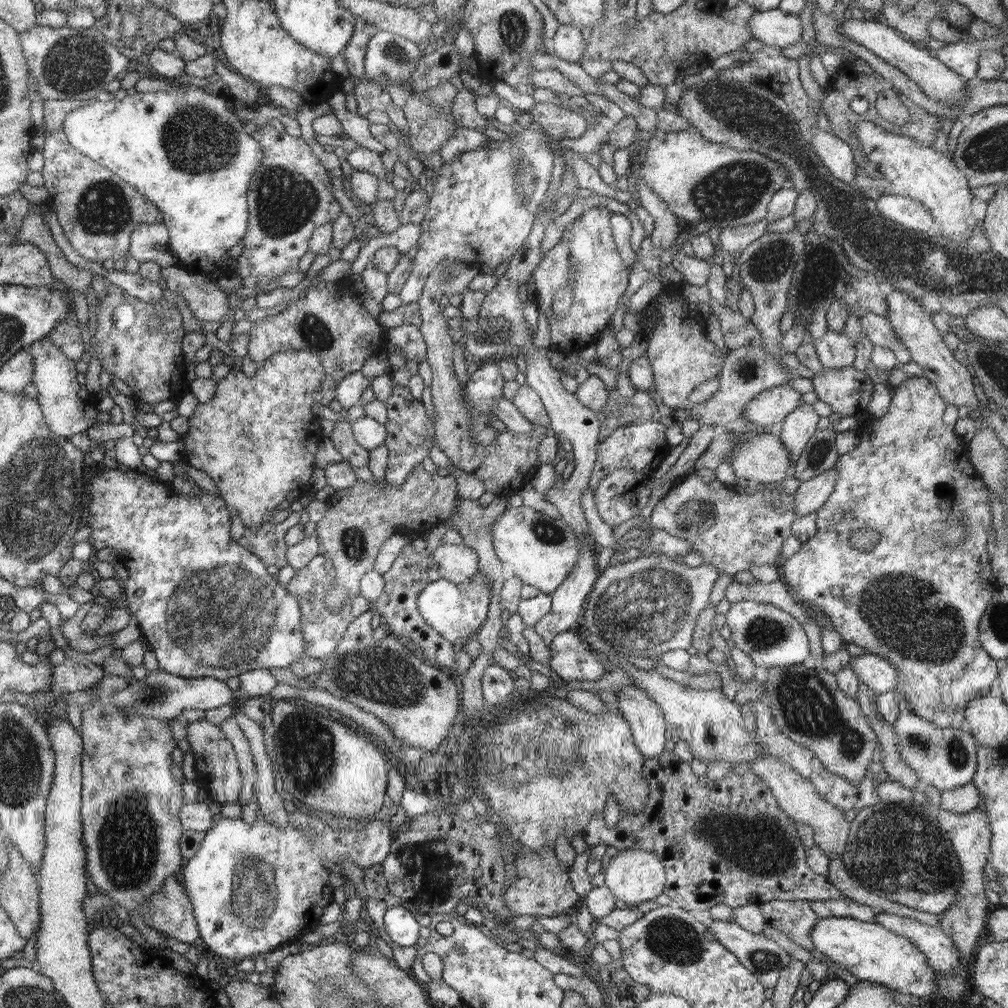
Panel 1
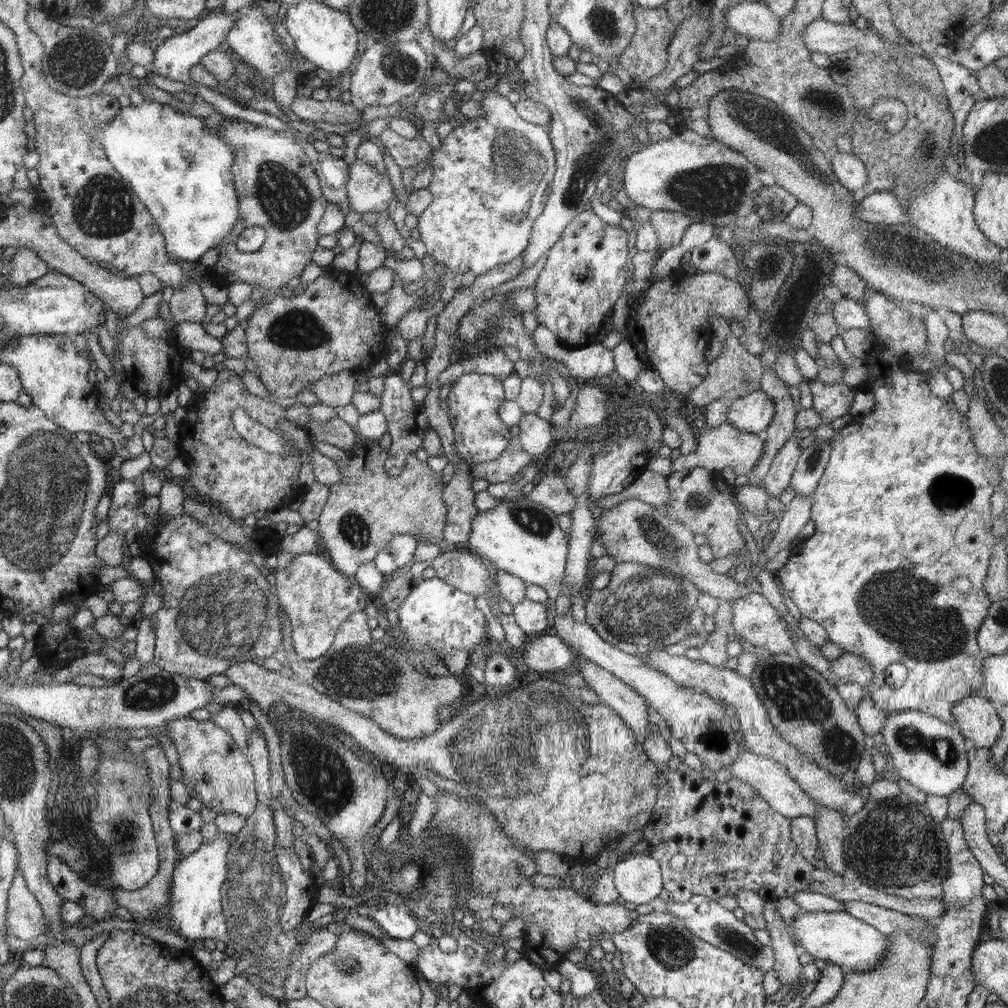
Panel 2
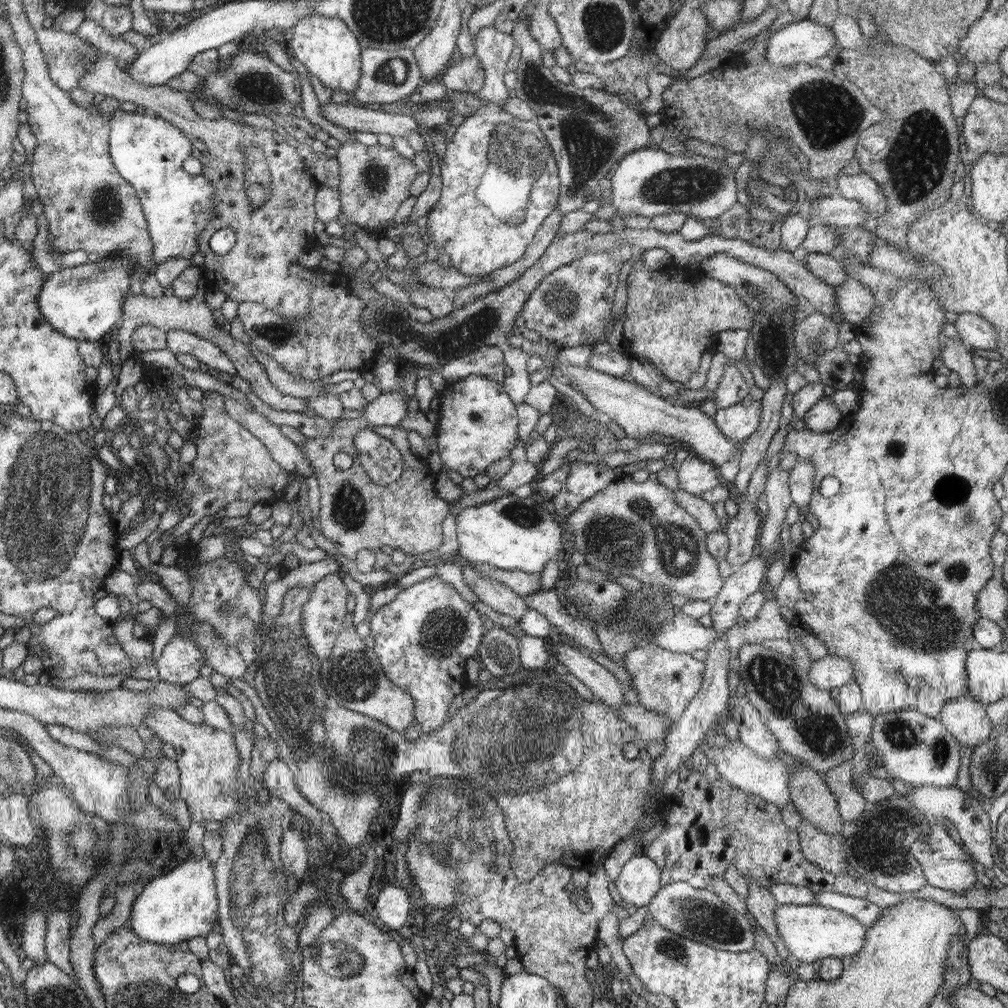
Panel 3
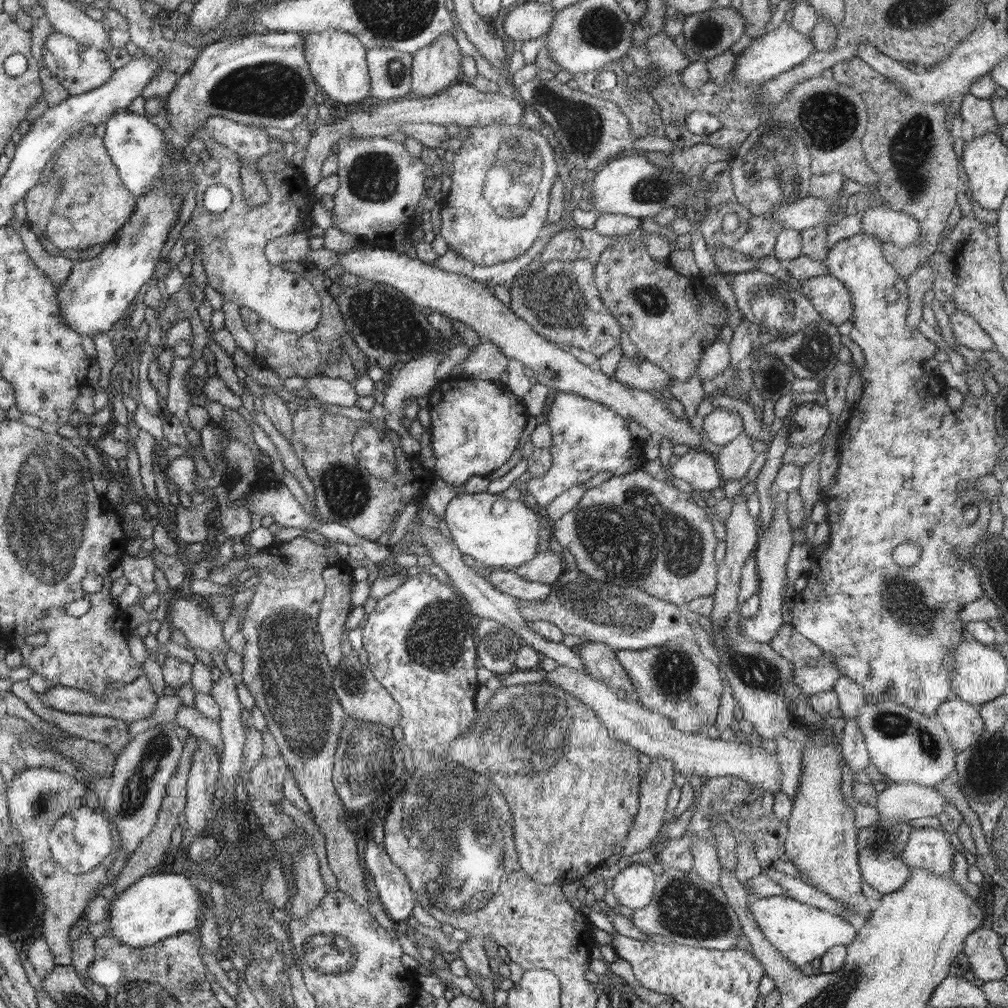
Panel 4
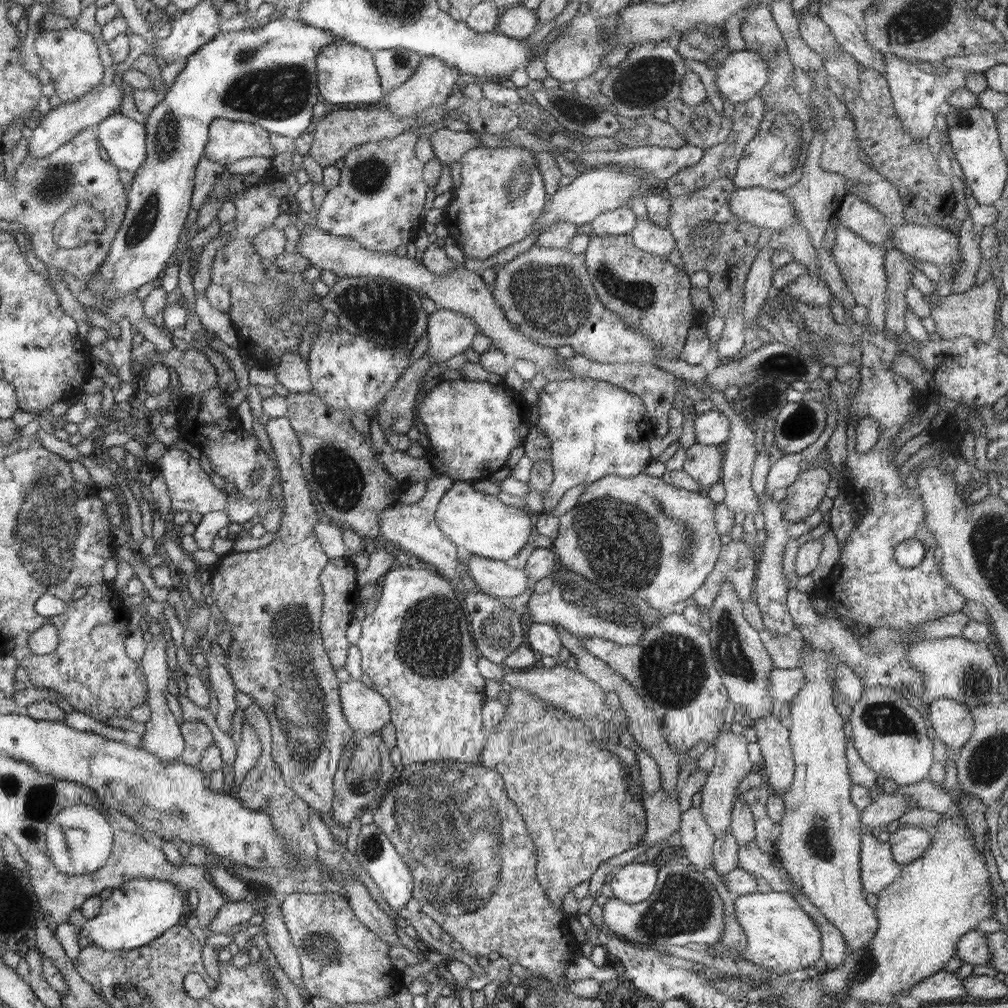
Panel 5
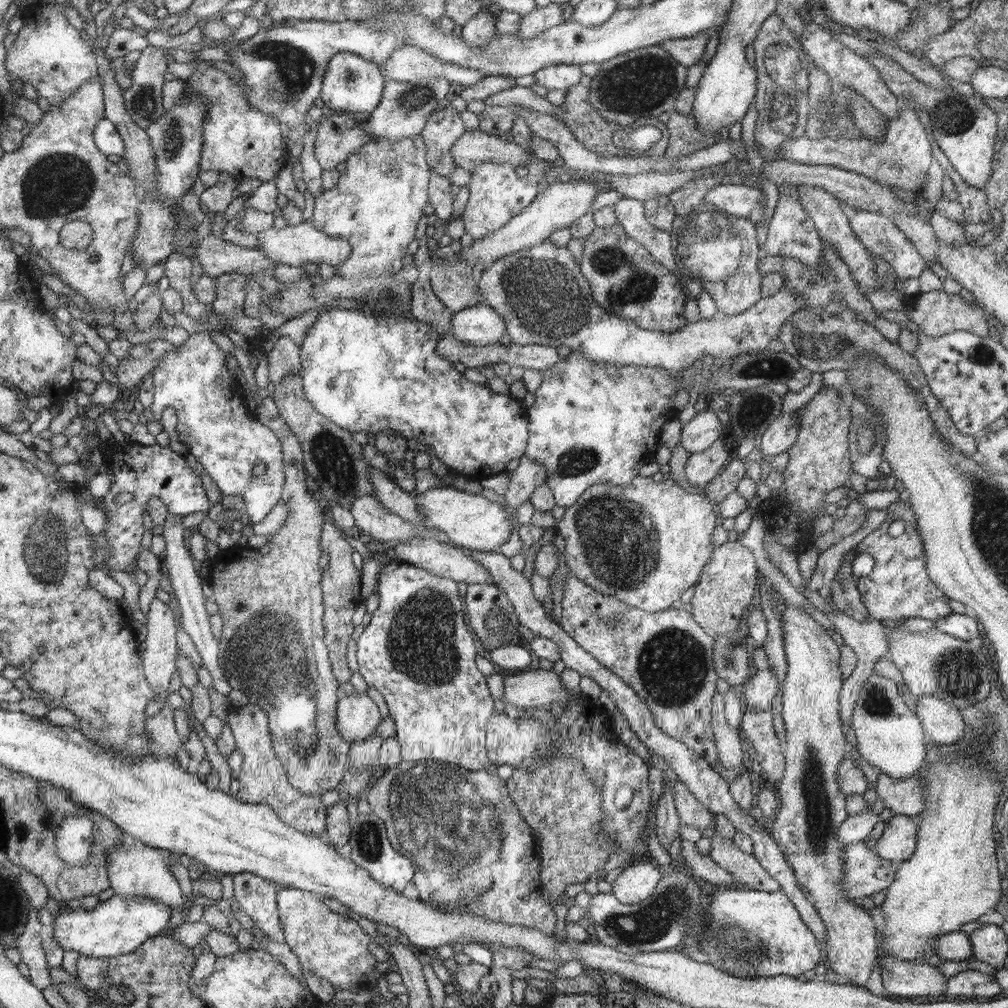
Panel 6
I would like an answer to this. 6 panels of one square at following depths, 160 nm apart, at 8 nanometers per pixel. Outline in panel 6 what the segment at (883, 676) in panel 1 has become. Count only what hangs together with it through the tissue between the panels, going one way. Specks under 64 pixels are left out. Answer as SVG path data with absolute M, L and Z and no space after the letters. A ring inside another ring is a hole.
M769 669L760 670L737 689L747 712L770 712L779 682Z

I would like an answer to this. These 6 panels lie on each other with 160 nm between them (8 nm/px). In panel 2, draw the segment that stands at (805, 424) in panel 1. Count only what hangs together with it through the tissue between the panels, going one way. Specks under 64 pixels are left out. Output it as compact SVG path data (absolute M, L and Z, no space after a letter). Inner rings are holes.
M790 437L774 457L768 474L763 480L768 494L779 498L780 494L791 484L791 476L795 472L801 455L799 442L800 440L796 437Z

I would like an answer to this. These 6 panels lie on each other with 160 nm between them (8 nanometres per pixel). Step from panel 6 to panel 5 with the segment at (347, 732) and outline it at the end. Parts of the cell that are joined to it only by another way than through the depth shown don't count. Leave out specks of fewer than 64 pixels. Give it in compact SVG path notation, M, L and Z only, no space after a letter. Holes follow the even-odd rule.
M350 678L340 685L342 709L352 730L374 734L391 719L390 702L382 693L370 690L359 679Z

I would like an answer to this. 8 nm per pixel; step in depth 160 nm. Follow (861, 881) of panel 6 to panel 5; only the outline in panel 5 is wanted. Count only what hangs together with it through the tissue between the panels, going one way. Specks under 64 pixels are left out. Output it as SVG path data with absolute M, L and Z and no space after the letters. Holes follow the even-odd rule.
M874 835L861 837L860 872L865 894L878 894L896 877L900 876L901 864L893 859L889 841L880 842Z

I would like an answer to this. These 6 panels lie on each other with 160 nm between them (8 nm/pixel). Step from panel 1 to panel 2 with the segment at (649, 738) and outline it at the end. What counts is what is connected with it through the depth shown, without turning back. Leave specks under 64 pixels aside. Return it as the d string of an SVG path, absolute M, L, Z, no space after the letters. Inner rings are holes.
M585 658L580 663L580 668L577 668L577 672L586 681L587 688L592 689L602 703L615 709L615 712L619 713L636 732L640 744L644 744L647 730L652 726L648 723L649 708L645 698L590 659Z

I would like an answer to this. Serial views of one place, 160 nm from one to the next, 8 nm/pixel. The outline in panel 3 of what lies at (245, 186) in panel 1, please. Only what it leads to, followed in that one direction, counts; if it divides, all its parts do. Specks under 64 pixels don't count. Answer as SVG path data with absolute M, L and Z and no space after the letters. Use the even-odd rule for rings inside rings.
M118 109L109 118L111 124L110 153L115 167L129 181L142 201L146 213L147 224L150 226L152 239L152 256L156 263L164 263L170 257L181 256L190 259L199 251L199 234L211 221L213 204L215 203L215 188L210 180L199 175L188 174L180 164L190 158L190 142L184 138L182 129L176 128L170 121L156 115L142 116Z

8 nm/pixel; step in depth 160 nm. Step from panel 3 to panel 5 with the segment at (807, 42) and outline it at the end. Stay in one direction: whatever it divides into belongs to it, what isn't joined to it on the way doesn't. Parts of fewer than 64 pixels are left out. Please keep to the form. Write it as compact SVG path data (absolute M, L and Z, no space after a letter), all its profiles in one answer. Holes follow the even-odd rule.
M747 49L732 51L724 60L720 60L716 88L723 102L735 105L754 98L769 81L772 72L770 66L767 58L761 58Z

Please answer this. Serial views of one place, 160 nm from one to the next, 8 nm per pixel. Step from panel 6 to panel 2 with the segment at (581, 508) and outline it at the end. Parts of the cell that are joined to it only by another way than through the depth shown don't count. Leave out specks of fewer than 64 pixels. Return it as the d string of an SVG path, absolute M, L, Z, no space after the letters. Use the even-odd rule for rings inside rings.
M632 497L624 499L611 509L597 512L596 517L597 535L594 540L602 542L607 552L606 556L592 560L589 582L593 582L599 572L612 574L613 568L621 562L638 562L690 580L701 590L702 594L710 594L718 601L738 600L752 592L749 586L744 583L738 584L725 574L716 573L710 563L703 562L698 556L699 547L695 541L695 532L692 532L688 525L667 515L661 507Z

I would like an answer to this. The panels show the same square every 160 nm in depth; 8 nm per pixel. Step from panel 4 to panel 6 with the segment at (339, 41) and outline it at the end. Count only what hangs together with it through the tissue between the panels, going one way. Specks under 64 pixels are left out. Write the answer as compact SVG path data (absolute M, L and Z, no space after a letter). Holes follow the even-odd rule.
M339 52L333 56L322 81L321 99L327 112L370 115L382 102L383 91L386 87L386 78L381 68L353 52Z

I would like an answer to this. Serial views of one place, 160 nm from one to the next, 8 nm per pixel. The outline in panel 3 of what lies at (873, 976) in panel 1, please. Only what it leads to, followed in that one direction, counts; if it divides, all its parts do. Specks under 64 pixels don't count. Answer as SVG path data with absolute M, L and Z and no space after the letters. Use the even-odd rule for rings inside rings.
M816 904L778 905L773 912L773 922L777 926L777 934L779 934L781 942L790 951L793 961L798 963L813 963L816 960L822 960L828 957L844 958L845 956L852 956L864 946L867 931L867 927L852 918L852 916Z

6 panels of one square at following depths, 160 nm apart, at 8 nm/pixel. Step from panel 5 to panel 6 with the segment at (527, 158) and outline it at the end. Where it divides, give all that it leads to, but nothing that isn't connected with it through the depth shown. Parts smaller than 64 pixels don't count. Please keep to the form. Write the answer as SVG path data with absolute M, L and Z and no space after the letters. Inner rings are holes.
M485 162L470 170L470 196L464 212L465 232L473 236L474 241L483 239L491 232L497 231L519 215L536 198L542 186L531 177L520 177L509 164Z

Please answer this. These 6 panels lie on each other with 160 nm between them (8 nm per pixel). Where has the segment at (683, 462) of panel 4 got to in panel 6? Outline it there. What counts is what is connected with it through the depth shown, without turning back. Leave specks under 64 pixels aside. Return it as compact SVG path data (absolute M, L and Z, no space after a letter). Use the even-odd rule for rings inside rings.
M721 439L716 440L704 452L690 453L685 466L686 478L698 486L706 486L715 479L732 459Z

